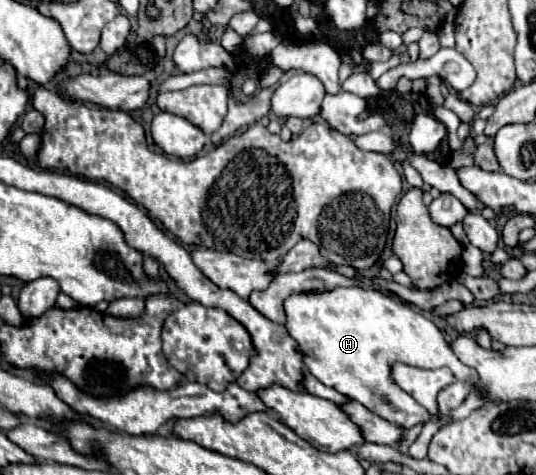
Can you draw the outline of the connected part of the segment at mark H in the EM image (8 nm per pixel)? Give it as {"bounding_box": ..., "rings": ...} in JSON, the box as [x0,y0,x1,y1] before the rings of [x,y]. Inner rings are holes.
{"bounding_box":[283,287,477,429],"rings":[[[335,287],[323,293],[293,293],[285,299],[283,309],[287,315],[287,333],[297,341],[297,351],[311,375],[389,423],[409,429],[437,419],[391,381],[389,369],[397,361],[421,369],[449,367],[453,371],[457,383],[443,389],[437,397],[441,415],[459,407],[477,383],[477,373],[455,357],[443,333],[421,311],[377,289]]]}

